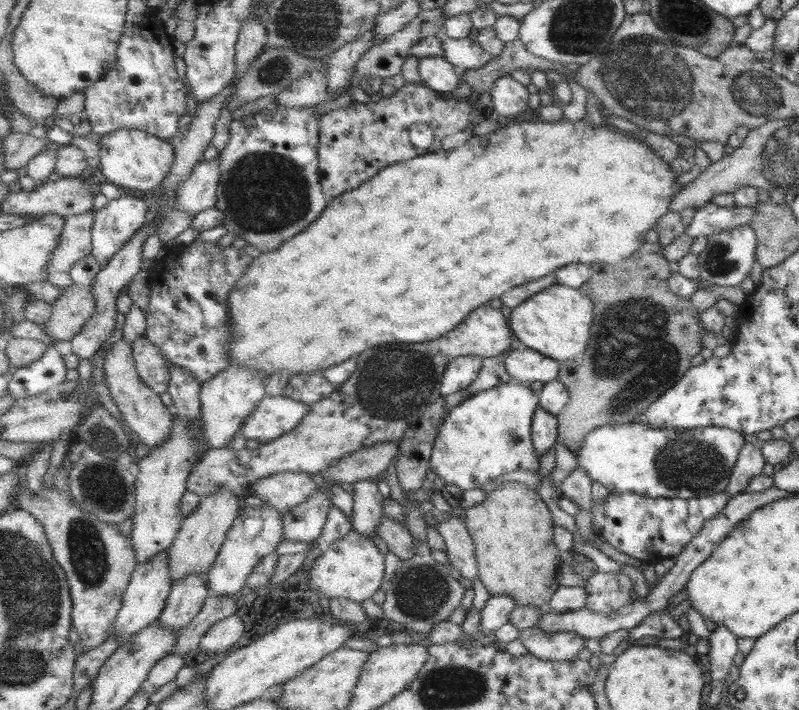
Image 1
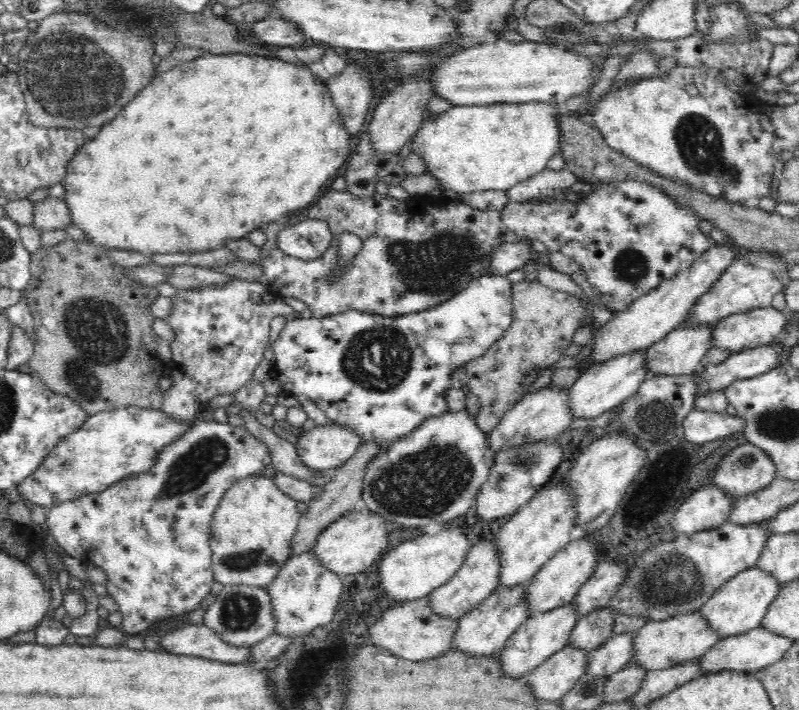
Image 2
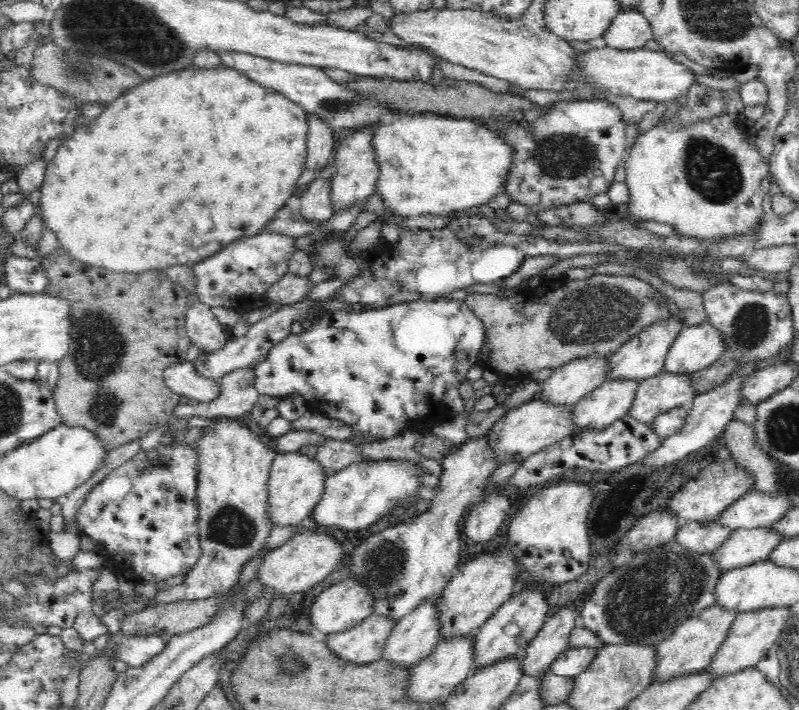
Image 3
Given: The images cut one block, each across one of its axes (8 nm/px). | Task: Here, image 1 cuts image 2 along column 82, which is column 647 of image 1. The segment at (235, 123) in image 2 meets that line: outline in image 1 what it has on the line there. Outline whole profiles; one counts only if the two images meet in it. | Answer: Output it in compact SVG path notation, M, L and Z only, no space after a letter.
M563 117L557 122L539 119L511 123L487 135L473 134L460 147L438 150L394 164L379 171L355 190L332 198L322 216L307 228L309 232L300 232L276 251L267 251L254 258L244 278L236 283L236 290L230 294L232 340L228 349L232 365L257 369L257 372L265 373L266 378L279 371L289 371L293 375L322 372L323 369L349 360L353 354L365 352L369 346L379 346L385 342L420 343L441 338L463 323L465 317L481 304L501 298L505 290L553 275L560 268L577 262L615 265L627 260L640 250L640 246L646 242L645 232L654 229L661 216L668 214L675 195L684 187L679 185L671 164L656 148L631 135L614 131L605 124L589 125L584 118L575 122Z

